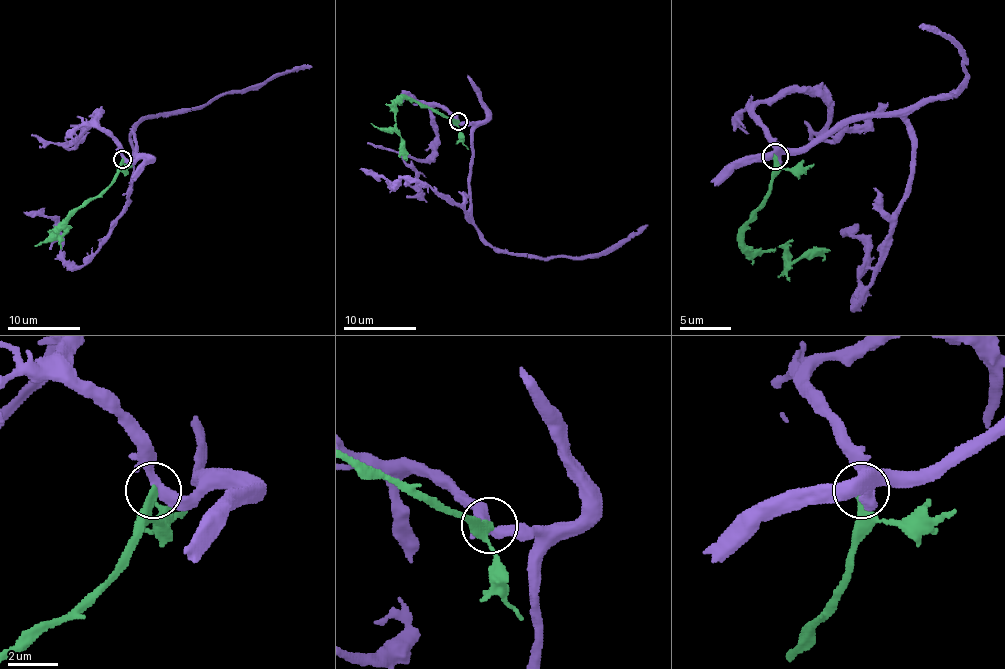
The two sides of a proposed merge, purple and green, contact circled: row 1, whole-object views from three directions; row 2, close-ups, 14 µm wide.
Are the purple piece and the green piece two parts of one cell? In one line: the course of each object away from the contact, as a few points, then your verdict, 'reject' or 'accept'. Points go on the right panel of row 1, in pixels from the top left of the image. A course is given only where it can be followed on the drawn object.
purple runs (776, 154), (801, 154), (875, 116), (908, 126), (911, 187), (857, 304), (865, 246), (842, 228); green runs (776, 157), (771, 192), (755, 210), (743, 241), (753, 251), (778, 246), (789, 261), (822, 256), (829, 248); reject

